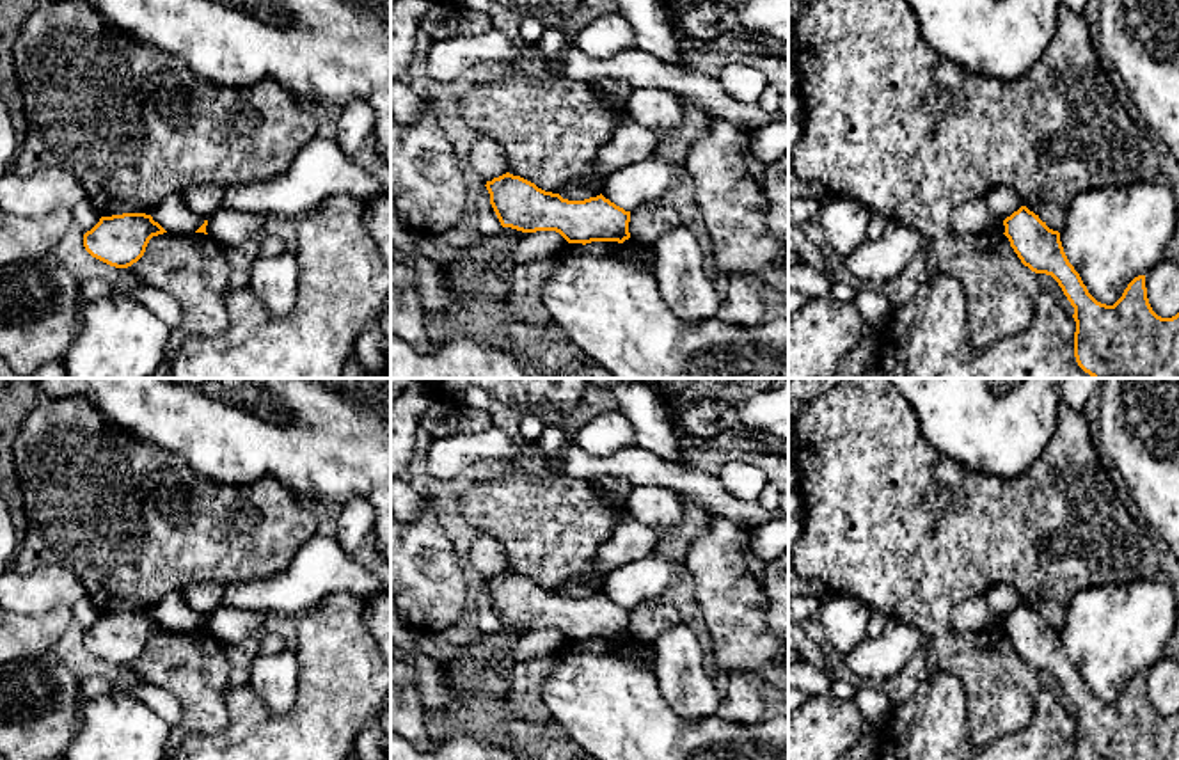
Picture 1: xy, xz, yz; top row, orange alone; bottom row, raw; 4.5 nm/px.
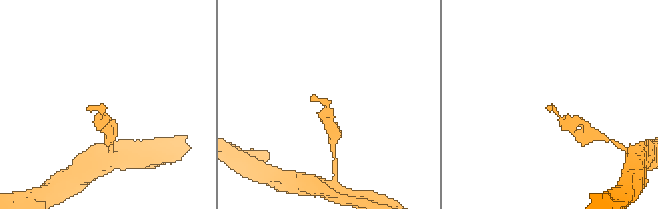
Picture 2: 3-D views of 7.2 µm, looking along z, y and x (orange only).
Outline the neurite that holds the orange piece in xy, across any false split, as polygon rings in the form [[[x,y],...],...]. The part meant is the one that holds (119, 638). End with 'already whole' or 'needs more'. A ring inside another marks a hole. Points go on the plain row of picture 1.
[[[146,611],[101,614],[83,632],[83,645],[110,664],[128,666],[144,653],[149,637],[163,630],[167,629]]]; already whole

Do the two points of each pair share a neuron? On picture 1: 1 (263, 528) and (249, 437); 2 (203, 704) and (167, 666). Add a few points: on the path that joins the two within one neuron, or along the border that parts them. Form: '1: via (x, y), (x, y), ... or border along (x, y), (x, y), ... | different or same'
1: border along (217, 482), (244, 485), (274, 476), (297, 496) | different
2: via (196, 695), (176, 675) | same

